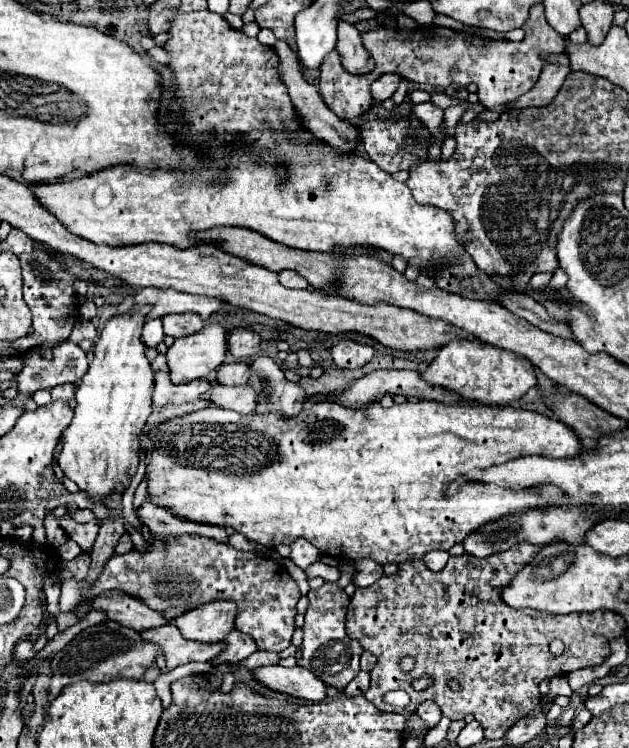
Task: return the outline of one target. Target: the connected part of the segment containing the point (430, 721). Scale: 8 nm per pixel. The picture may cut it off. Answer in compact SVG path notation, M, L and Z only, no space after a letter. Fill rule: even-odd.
M423 701L419 707L417 707L417 715L429 725L429 727L435 727L441 719L441 709L435 701Z

